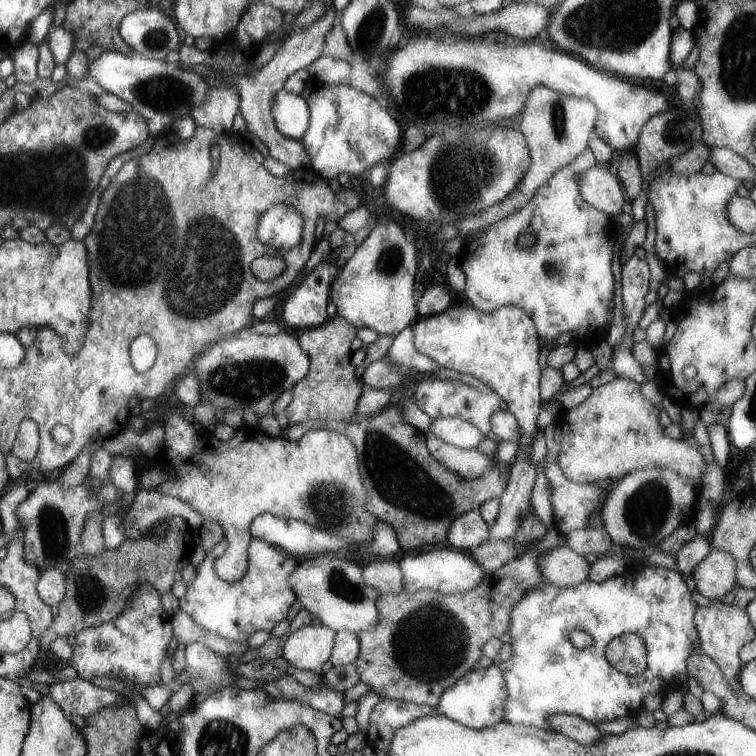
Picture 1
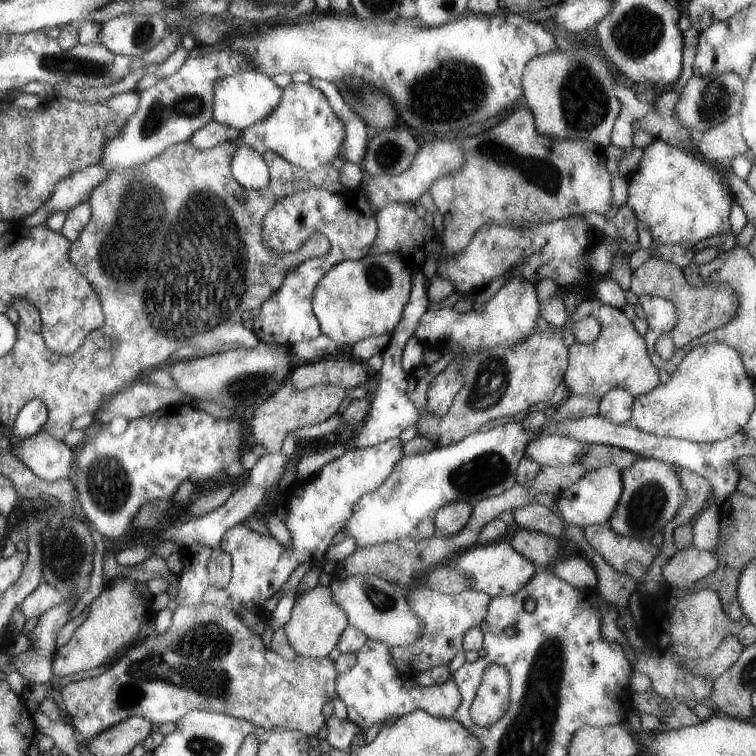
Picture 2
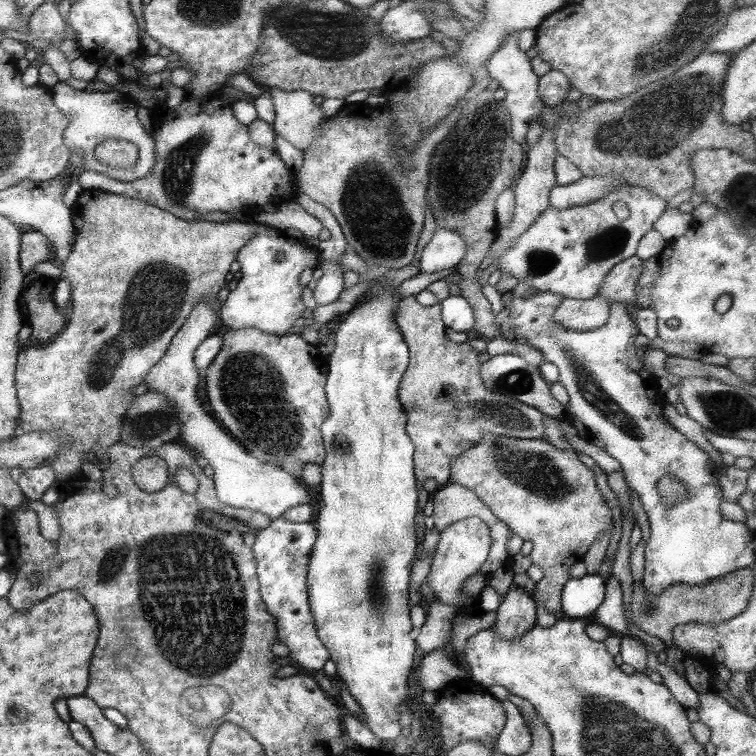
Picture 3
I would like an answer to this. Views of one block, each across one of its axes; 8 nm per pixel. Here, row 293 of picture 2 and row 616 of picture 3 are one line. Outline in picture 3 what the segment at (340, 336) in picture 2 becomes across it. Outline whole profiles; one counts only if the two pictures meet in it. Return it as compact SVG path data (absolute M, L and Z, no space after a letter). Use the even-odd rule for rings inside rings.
M379 283L366 291L356 302L356 304L346 313L346 317L338 325L338 330L333 334L335 340L334 351L328 356L328 372L326 373L326 383L324 390L326 392L326 400L330 412L328 417L324 419L321 426L321 435L323 445L325 446L325 459L320 465L321 482L320 482L320 498L322 498L322 507L318 512L315 526L317 529L317 540L314 544L312 554L310 554L310 564L308 564L307 587L309 592L309 606L314 624L318 631L318 637L324 643L324 646L330 653L331 660L336 664L336 676L345 684L350 691L352 698L360 704L368 728L382 742L381 749L384 750L384 743L387 741L395 741L402 736L400 730L400 710L398 706L406 702L408 698L408 676L412 672L414 666L414 657L416 650L416 639L413 635L411 623L411 607L409 604L409 578L412 570L413 562L418 557L420 545L418 544L417 533L415 530L414 520L418 514L418 480L415 476L413 456L415 446L410 436L406 432L407 414L402 408L398 396L398 386L400 380L406 372L409 364L409 348L402 331L396 326L396 308L398 308L398 287L390 287L390 285L382 285Z

